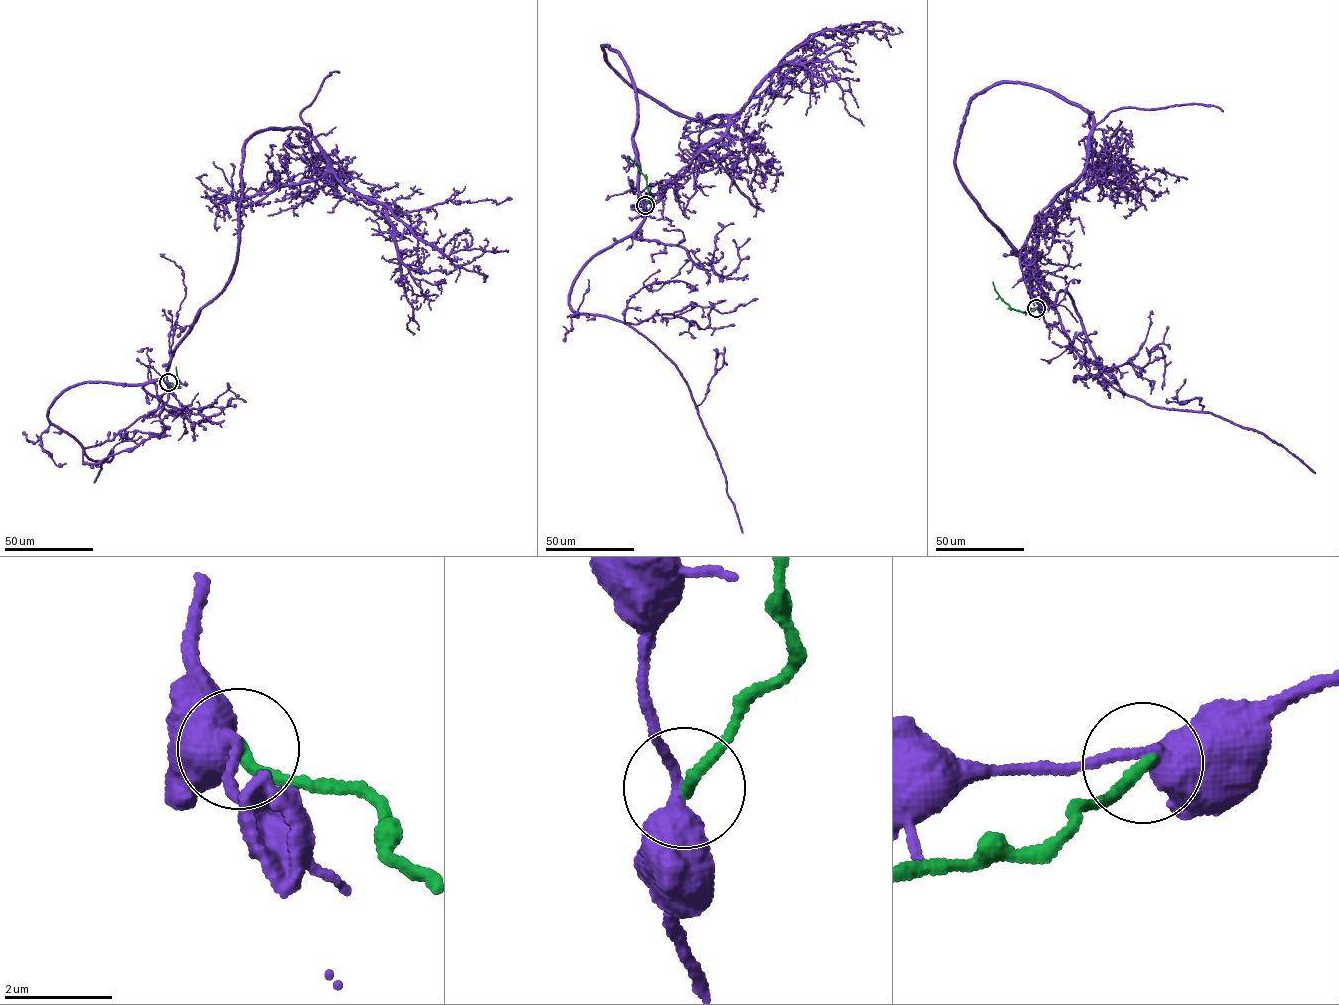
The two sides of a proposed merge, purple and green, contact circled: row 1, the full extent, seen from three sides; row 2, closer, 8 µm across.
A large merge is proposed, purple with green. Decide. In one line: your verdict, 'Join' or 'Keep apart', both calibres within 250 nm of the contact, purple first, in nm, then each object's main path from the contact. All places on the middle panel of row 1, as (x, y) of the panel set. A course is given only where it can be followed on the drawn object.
Keep apart. Thickness 360 nm (purple) against 220 nm. Course of purple: (645, 205), (636, 95), (601, 46), (693, 119), (733, 115), (787, 63), (835, 81), (864, 125). Course of green: (645, 205), (649, 201), (646, 179), (627, 156)

